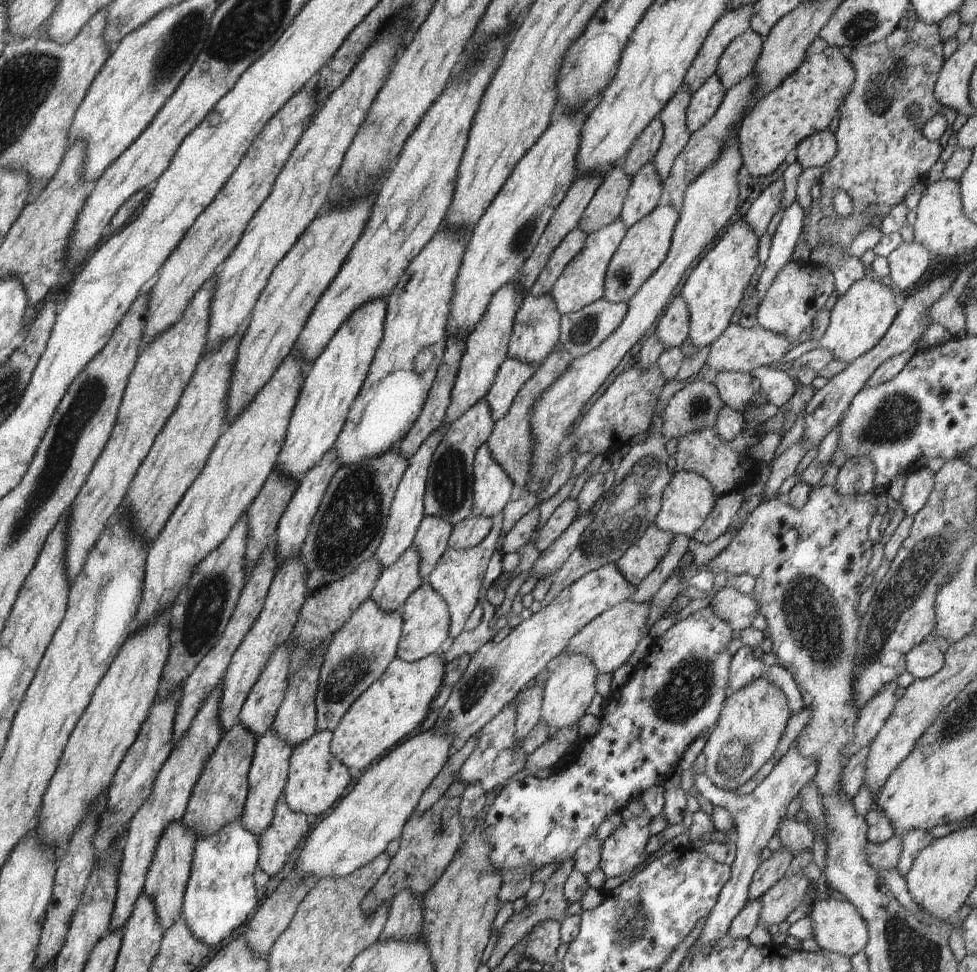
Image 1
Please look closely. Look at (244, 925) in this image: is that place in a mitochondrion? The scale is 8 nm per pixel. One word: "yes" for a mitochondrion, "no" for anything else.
no

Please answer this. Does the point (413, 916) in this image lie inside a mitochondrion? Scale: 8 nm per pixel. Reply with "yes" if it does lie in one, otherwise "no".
no

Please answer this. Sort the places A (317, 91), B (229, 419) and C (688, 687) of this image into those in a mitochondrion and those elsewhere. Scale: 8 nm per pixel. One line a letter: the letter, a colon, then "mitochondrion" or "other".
A: other
B: other
C: mitochondrion

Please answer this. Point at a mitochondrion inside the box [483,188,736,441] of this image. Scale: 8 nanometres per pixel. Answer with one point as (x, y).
(522, 237)

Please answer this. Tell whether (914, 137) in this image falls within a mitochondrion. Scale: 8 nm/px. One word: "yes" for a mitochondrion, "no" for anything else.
no

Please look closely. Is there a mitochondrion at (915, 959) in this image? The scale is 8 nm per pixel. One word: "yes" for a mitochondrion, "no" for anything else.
yes

